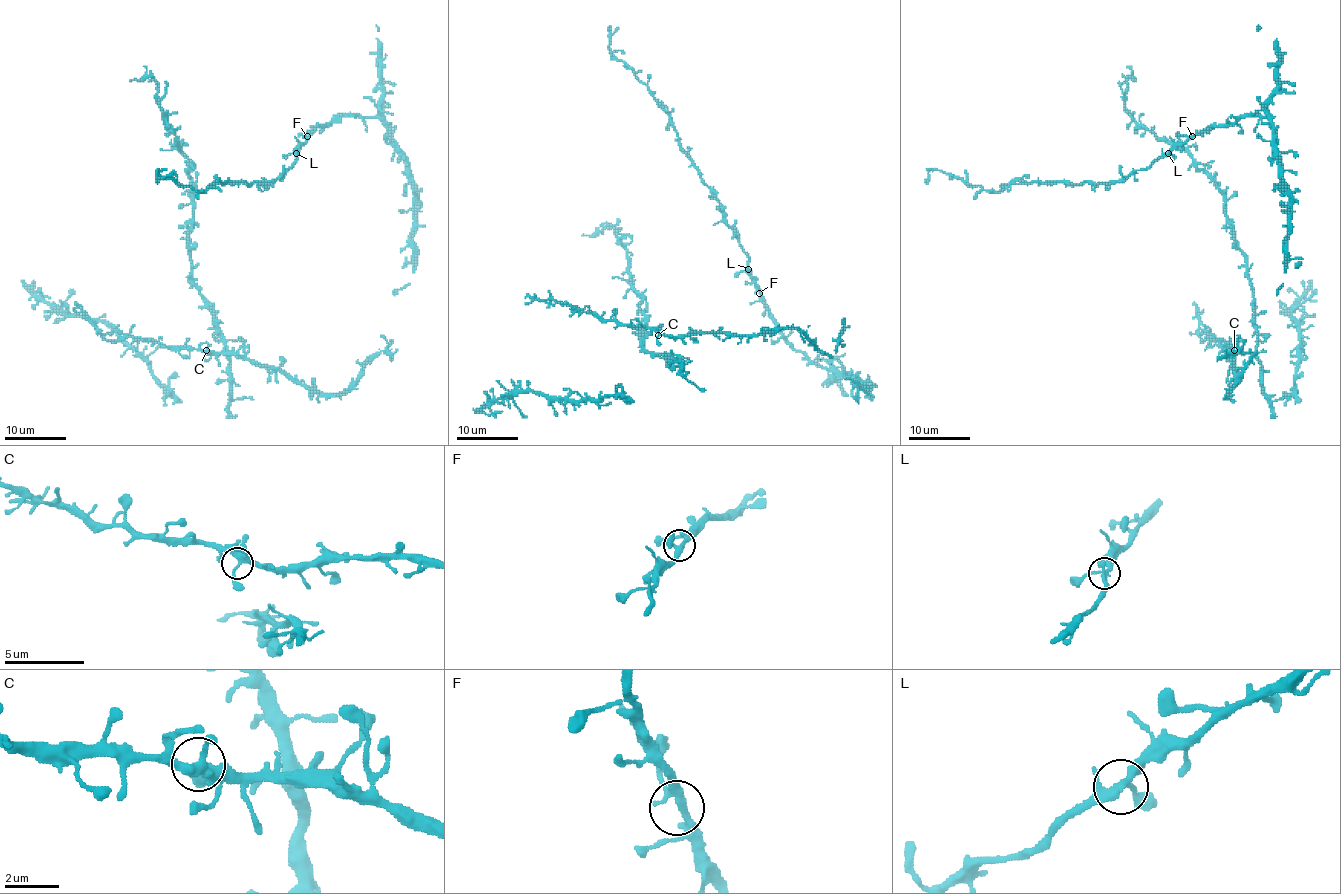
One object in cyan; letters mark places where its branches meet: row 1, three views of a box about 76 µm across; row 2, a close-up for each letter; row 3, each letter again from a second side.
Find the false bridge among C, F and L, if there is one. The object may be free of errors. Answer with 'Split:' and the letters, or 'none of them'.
Split: none of them

